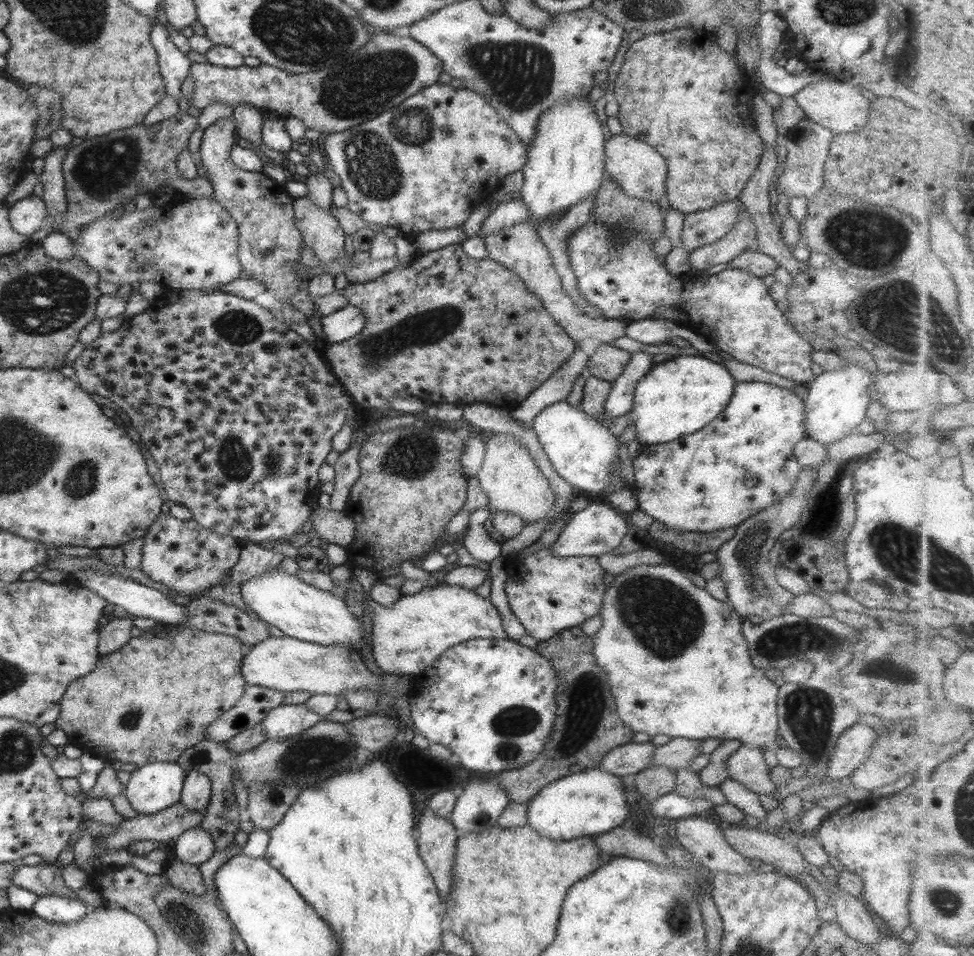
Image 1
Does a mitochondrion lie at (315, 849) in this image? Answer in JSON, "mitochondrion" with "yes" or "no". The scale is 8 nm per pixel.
{"mitochondrion":"no"}

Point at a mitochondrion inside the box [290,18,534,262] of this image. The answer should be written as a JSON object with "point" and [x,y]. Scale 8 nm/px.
{"point":[369,158]}

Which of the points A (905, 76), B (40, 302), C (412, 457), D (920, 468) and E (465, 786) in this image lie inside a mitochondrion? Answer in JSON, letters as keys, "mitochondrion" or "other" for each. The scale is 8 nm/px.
{"A":"other","B":"mitochondrion","C":"mitochondrion","D":"other","E":"other"}

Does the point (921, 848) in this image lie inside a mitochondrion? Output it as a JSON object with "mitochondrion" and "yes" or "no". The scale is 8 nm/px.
{"mitochondrion":"no"}

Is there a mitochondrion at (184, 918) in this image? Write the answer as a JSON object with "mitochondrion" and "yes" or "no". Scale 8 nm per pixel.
{"mitochondrion":"yes"}

